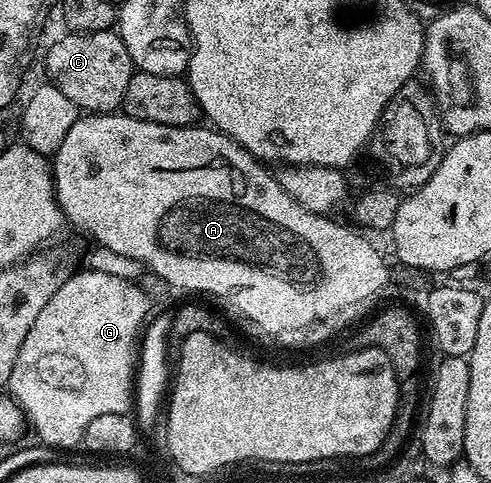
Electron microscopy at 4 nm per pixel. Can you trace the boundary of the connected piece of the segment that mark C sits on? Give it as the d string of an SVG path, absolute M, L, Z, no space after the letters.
M105 27L91 33L71 33L53 40L51 44L48 49L51 84L60 88L62 94L72 100L80 111L115 113L123 106L134 66L119 32Z

